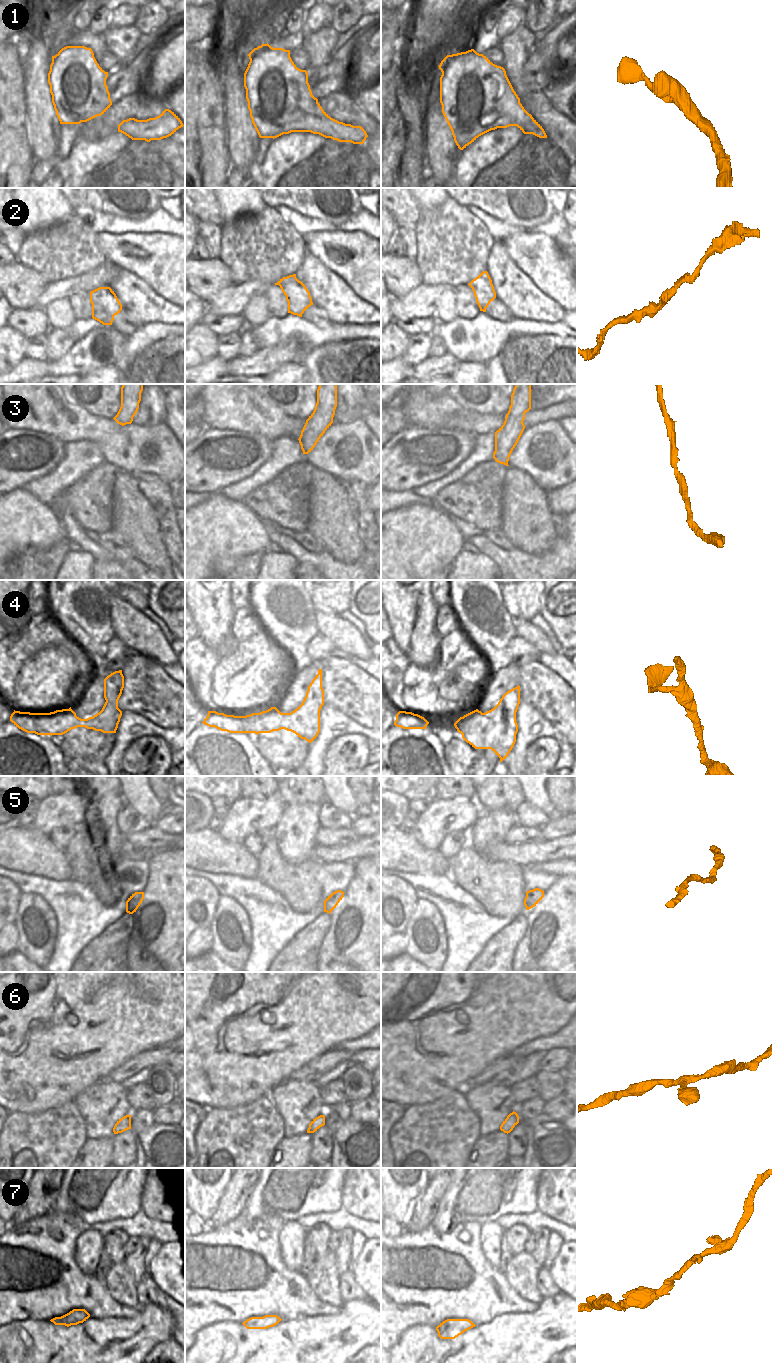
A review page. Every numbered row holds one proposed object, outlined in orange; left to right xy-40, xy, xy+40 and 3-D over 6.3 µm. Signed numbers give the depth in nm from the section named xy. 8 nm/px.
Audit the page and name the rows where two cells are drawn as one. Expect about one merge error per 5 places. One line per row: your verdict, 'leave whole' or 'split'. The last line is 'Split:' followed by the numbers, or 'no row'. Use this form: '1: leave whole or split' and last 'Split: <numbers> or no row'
1: leave whole
2: leave whole
3: leave whole
4: leave whole
5: leave whole
6: leave whole
7: leave whole
Split: no row

